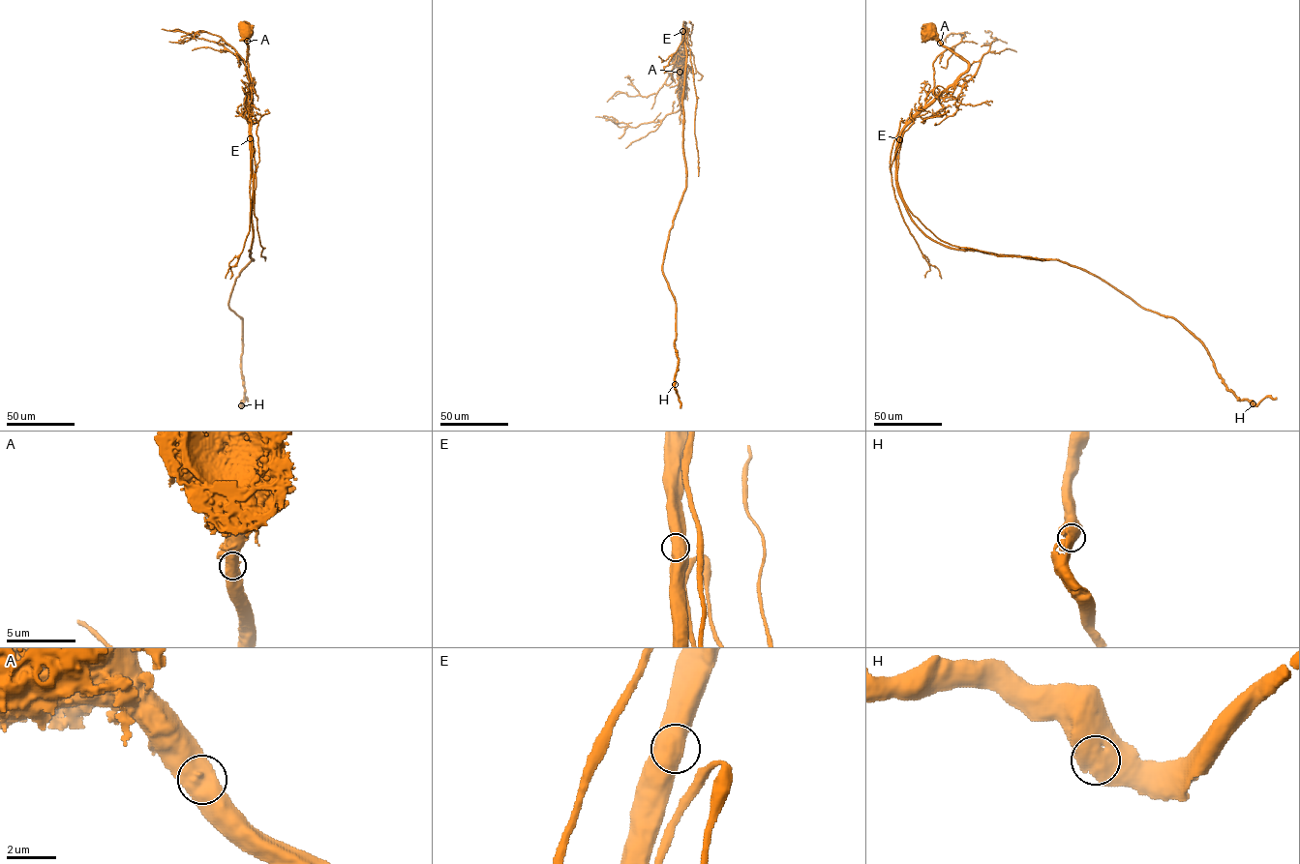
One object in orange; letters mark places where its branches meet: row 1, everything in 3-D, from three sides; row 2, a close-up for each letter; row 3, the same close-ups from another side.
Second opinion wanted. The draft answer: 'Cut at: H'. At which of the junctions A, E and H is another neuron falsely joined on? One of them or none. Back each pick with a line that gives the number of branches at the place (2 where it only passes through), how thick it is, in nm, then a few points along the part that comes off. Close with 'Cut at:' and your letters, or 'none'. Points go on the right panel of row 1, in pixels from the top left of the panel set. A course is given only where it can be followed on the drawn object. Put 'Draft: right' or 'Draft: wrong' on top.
Draft: wrong
Cut at: none

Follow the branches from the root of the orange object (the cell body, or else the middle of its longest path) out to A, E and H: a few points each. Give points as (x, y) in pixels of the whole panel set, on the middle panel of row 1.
A: (680, 60), (680, 72)
E: (680, 60), (681, 100), (684, 87), (682, 31)
H: (680, 60), (681, 100), (685, 28), (686, 188), (662, 267), (676, 304), (675, 384)

